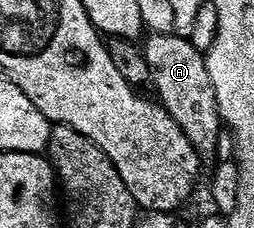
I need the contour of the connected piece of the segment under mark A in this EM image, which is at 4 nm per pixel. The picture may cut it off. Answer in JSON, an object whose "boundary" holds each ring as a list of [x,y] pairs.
{"boundary":[[[151,33],[142,46],[145,63],[149,65],[150,84],[155,84],[154,96],[163,110],[185,131],[185,139],[201,155],[214,154],[221,132],[219,104],[209,79],[205,54],[197,51],[190,40],[175,33]]]}

